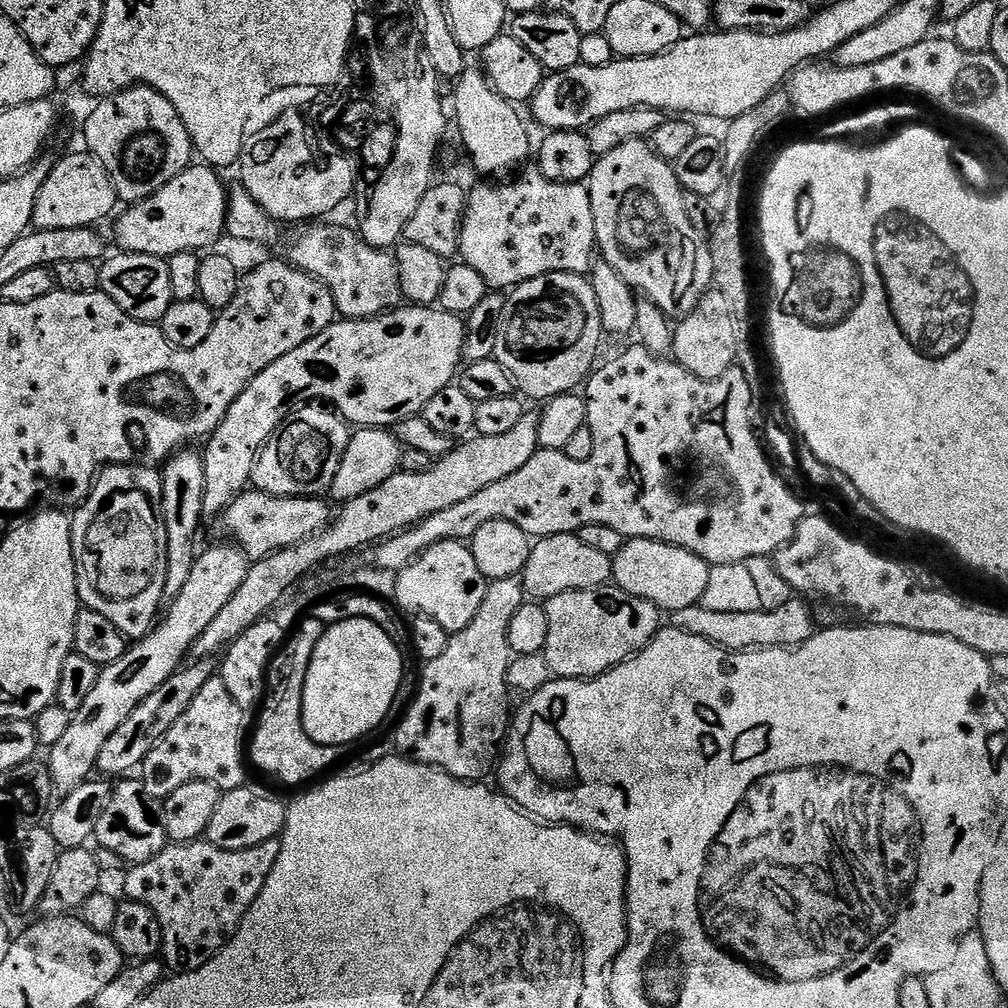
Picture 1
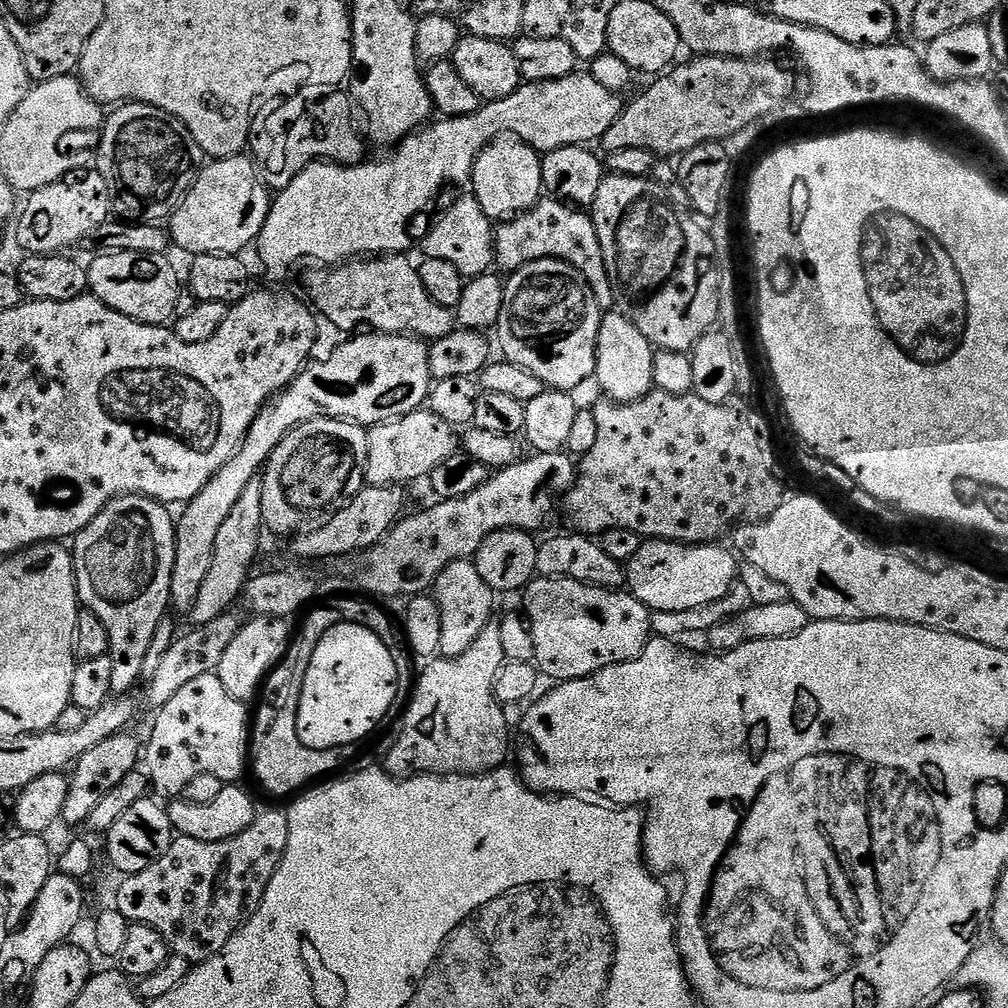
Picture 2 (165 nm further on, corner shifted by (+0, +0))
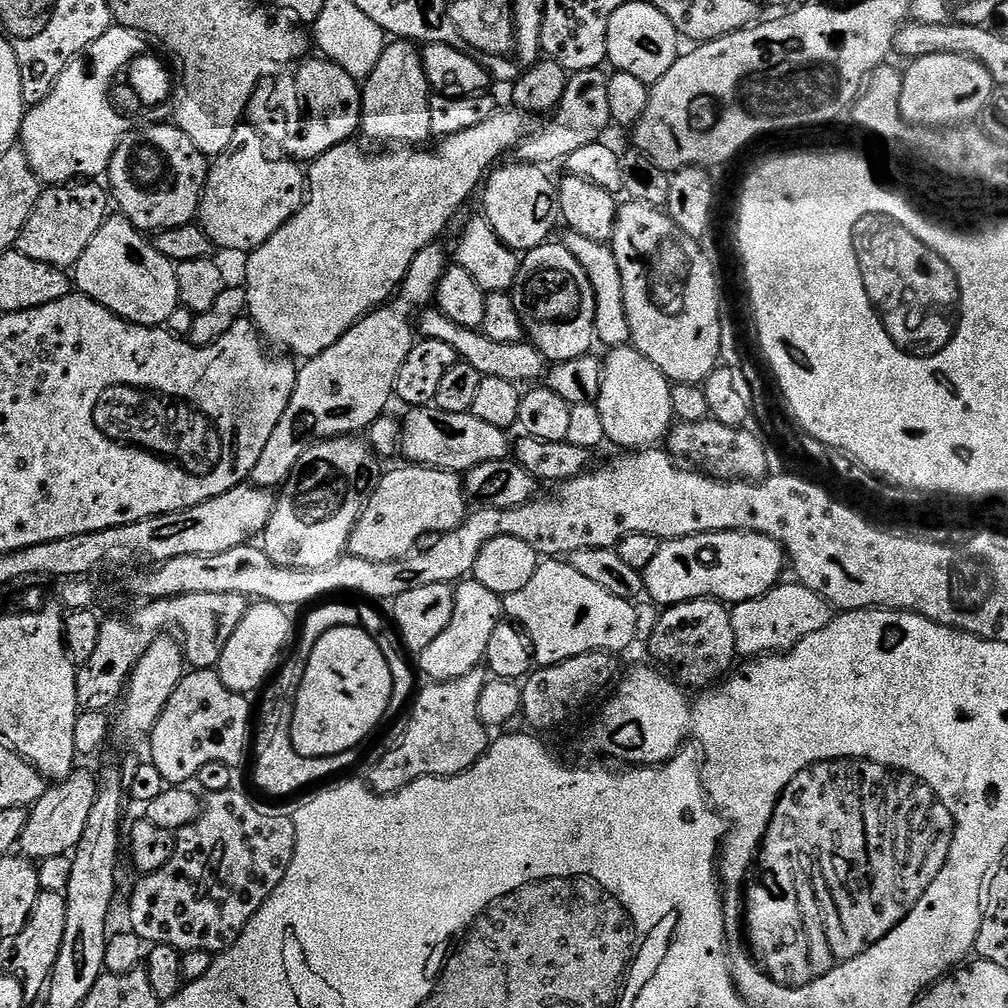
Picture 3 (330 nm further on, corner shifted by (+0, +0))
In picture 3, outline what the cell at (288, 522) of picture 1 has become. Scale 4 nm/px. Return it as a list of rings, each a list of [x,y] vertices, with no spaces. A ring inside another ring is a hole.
[[[423,466],[404,467],[408,468],[396,468],[381,475],[366,510],[350,534],[347,555],[366,558],[366,562],[403,560],[423,536],[435,538],[453,532],[468,515],[470,504],[464,495],[464,481],[457,473]]]

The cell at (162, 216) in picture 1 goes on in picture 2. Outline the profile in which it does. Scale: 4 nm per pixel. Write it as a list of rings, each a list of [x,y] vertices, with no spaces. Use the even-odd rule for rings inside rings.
[[[241,154],[225,160],[212,160],[207,166],[201,167],[200,175],[192,183],[192,188],[184,193],[184,200],[170,217],[171,243],[175,247],[177,244],[182,251],[192,256],[202,254],[235,256],[243,253],[243,248],[248,248],[251,244],[253,247],[259,241],[260,231],[266,222],[268,212],[272,209],[272,202],[273,197],[270,195],[268,185],[264,182],[264,177],[260,175],[259,167],[247,155]]]

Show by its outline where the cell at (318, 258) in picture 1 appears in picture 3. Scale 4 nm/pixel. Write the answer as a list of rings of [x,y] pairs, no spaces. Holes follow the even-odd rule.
[[[439,310],[425,311],[419,317],[418,332],[425,340],[437,340],[446,342],[446,346],[454,346],[457,357],[463,363],[474,366],[474,370],[478,370],[481,377],[502,378],[517,386],[528,386],[536,382],[531,380],[536,380],[539,376],[541,379],[546,372],[544,356],[530,342],[518,344],[494,342],[494,338],[486,338],[483,331],[458,326],[458,322],[450,322],[450,318],[446,318],[446,314],[442,314]]]

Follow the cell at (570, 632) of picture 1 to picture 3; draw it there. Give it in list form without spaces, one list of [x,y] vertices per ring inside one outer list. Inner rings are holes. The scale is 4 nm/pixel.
[[[548,558],[537,563],[534,578],[514,594],[503,597],[504,615],[526,633],[535,663],[542,668],[587,652],[621,654],[637,643],[636,604],[606,594],[602,586],[578,574],[571,562]]]

